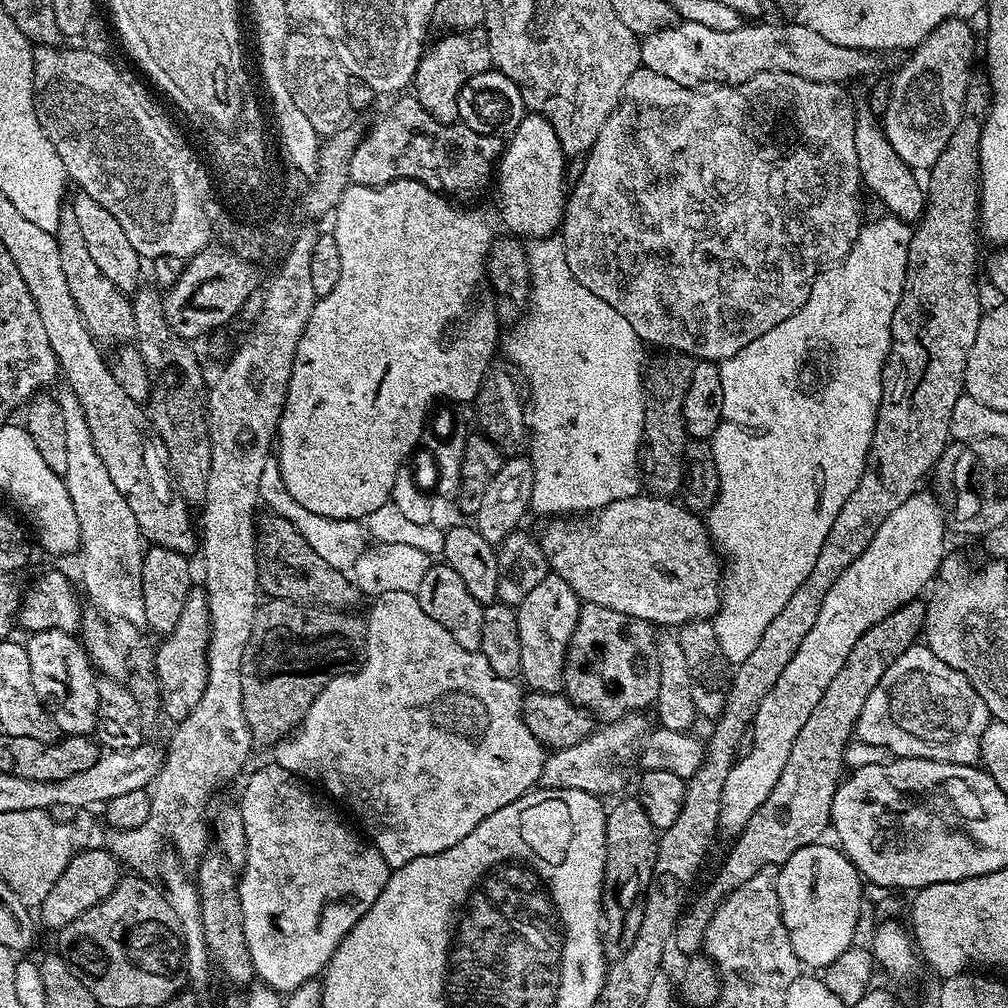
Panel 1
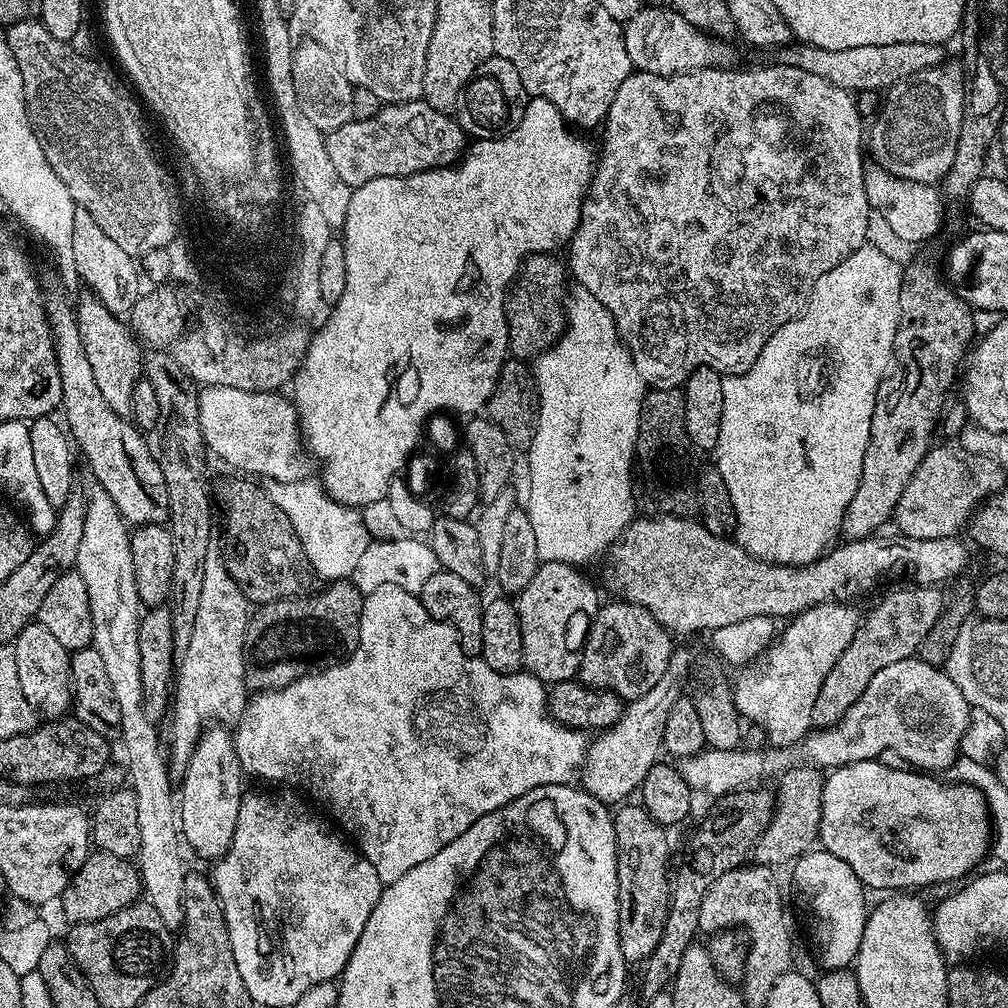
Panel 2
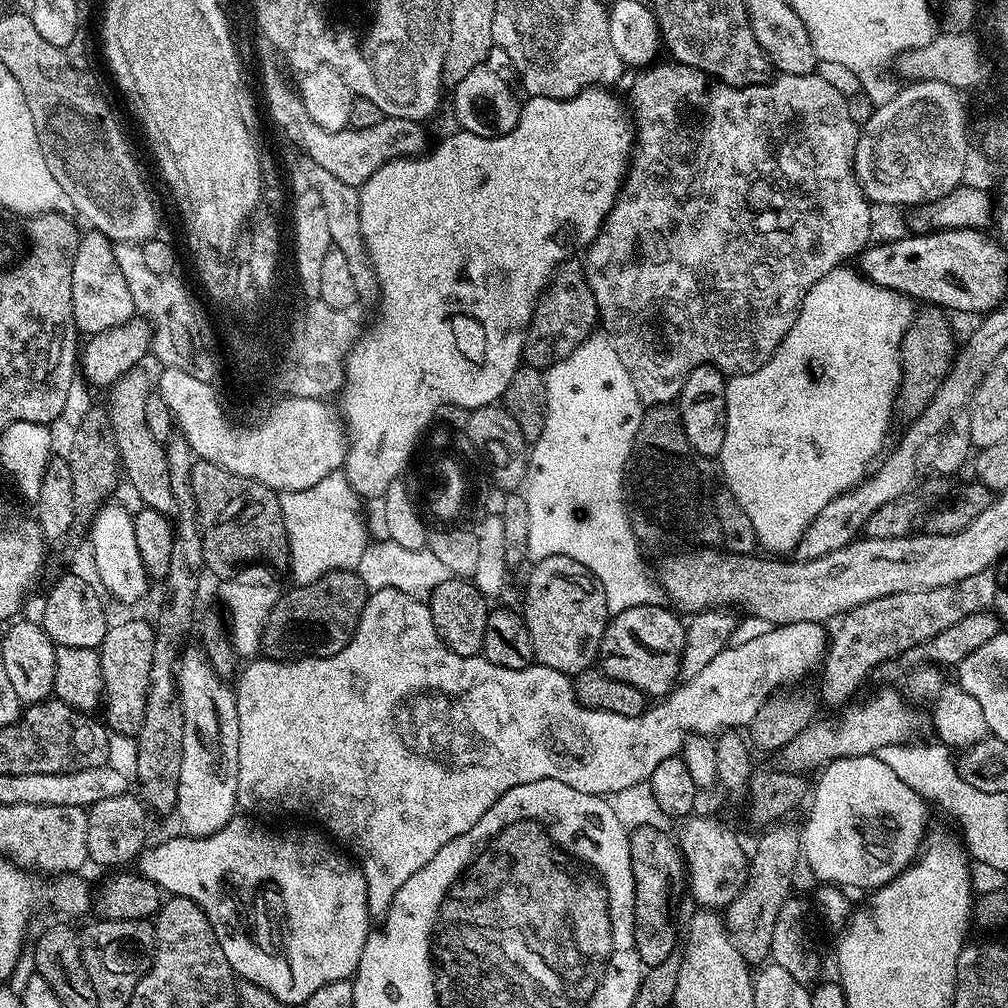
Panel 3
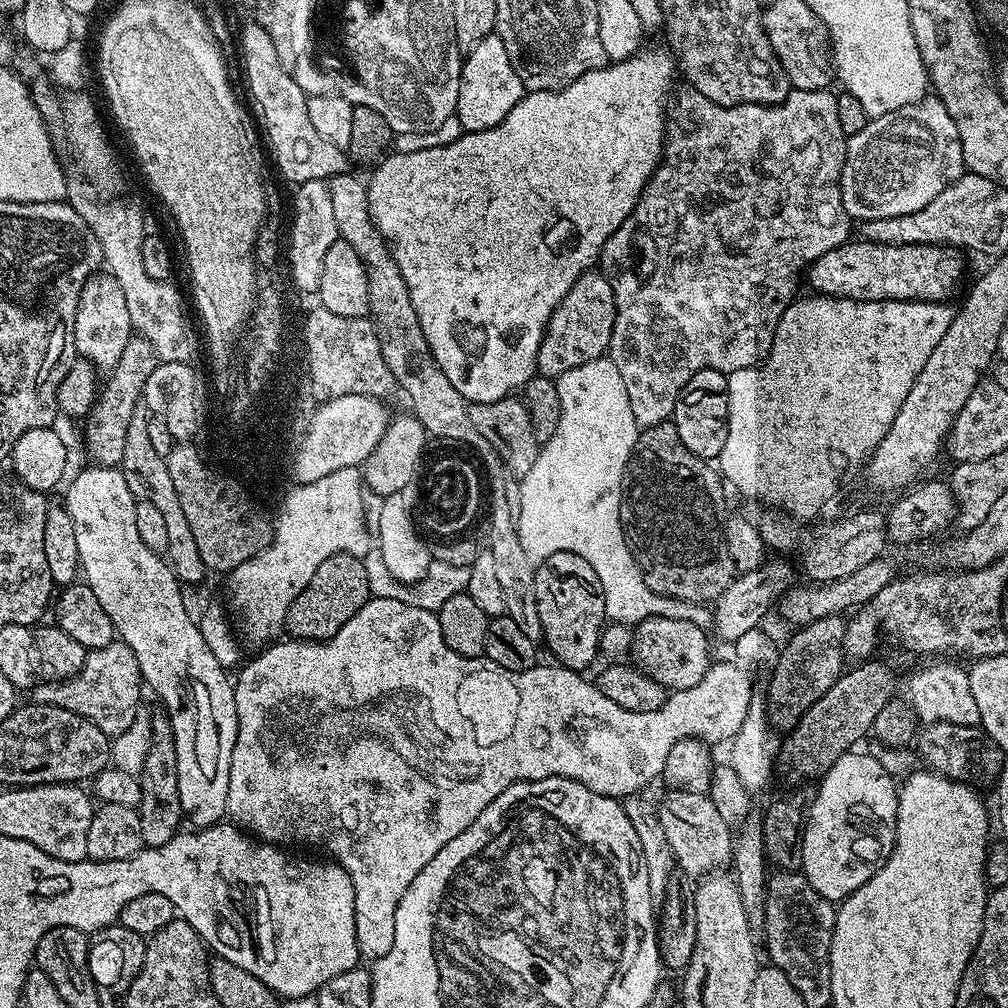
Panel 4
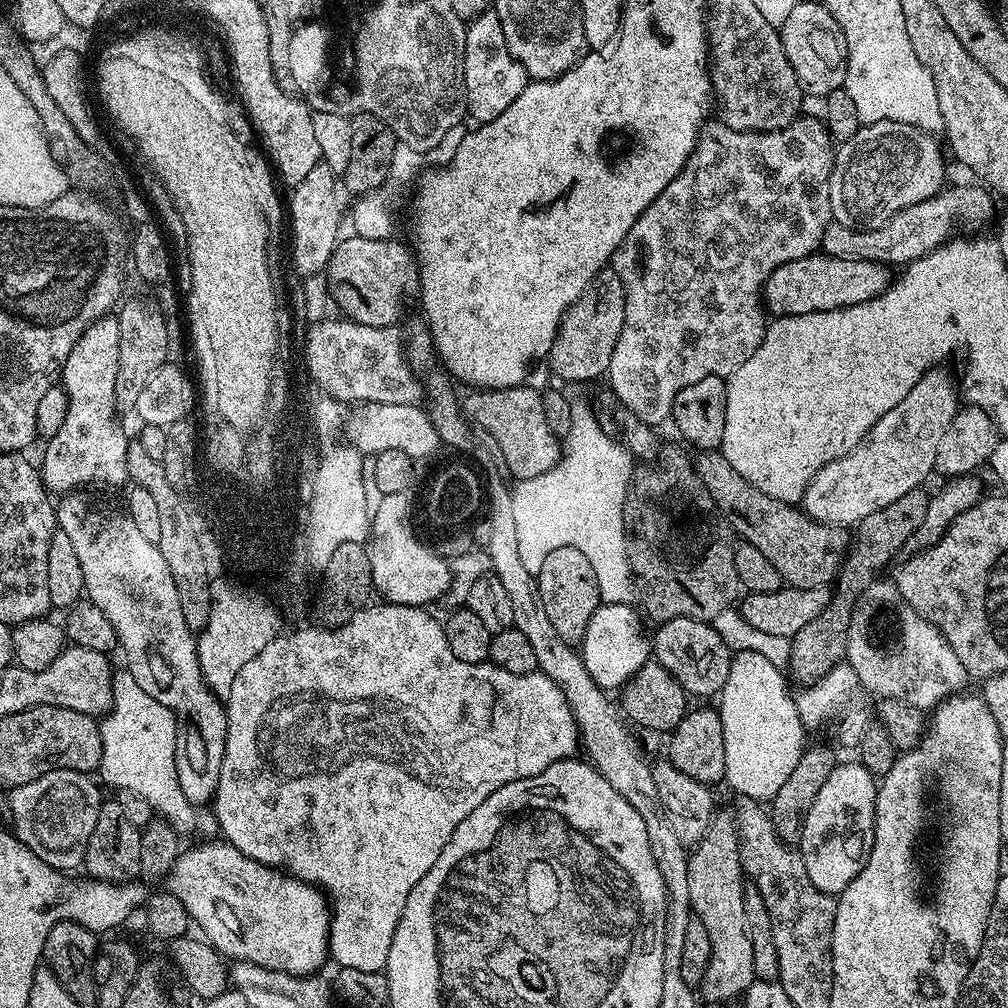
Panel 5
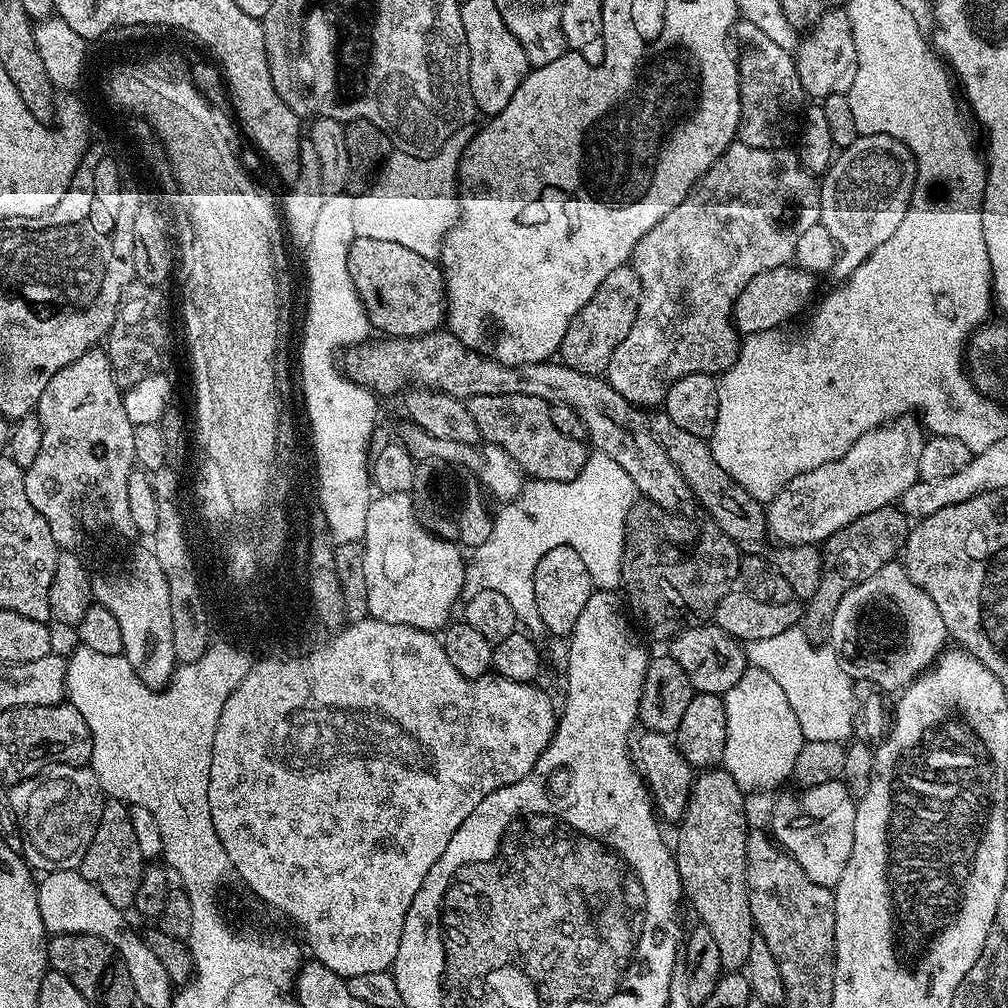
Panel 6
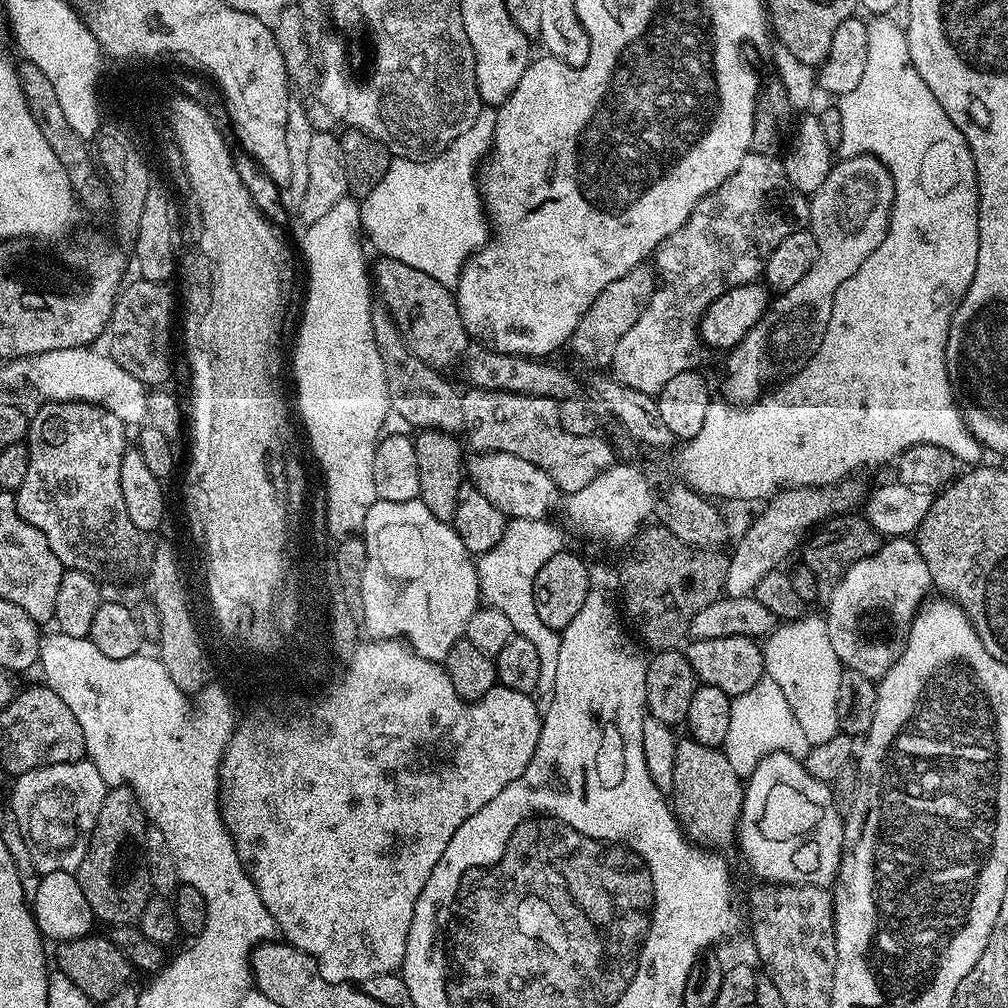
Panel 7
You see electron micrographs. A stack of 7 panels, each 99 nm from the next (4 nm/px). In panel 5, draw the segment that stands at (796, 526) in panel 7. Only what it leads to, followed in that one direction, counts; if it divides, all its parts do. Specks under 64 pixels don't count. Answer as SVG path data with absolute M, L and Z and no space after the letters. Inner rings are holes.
M937 366L918 378L910 394L906 394L894 410L886 410L854 450L822 466L822 470L814 474L804 491L802 511L805 515L848 530L870 518L874 510L898 502L902 494L910 494L910 490L925 483L923 480L928 475L933 475L938 441L946 434L946 426L950 426L962 404L957 381L955 384L951 374L944 370Z

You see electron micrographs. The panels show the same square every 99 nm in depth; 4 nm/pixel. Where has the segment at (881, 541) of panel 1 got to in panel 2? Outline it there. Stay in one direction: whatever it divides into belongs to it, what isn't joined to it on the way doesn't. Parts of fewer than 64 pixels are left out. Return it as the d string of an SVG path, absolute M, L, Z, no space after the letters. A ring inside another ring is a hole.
M829 602L819 604L800 615L791 617L780 637L769 643L766 651L759 657L756 672L752 666L745 667L740 677L735 677L734 693L736 708L745 721L753 720L762 731L768 735L767 743L773 748L791 749L813 731L812 711L814 701L818 699L818 690L822 690L822 682L826 682L826 674L834 670L834 662L842 658L842 650L850 646L856 629L862 619L861 613L856 613L848 602Z

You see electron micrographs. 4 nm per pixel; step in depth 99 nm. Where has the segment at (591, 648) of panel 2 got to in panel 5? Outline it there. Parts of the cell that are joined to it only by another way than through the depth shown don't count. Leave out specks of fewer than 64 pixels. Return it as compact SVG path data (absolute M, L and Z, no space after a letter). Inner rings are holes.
M674 618L663 621L650 640L650 652L660 664L683 686L689 697L712 696L723 693L724 683L730 674L733 653L712 628L711 623L694 618Z

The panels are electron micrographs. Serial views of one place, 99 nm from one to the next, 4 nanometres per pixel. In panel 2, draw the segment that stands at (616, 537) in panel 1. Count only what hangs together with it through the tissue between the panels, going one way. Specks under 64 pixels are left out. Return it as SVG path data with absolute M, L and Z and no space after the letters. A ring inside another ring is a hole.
M661 515L636 518L624 529L607 557L608 564L612 567L612 584L624 595L621 597L627 603L637 604L651 612L657 622L673 634L711 634L722 626L734 626L734 622L742 622L755 616L798 616L819 604L842 602L852 598L848 596L870 589L883 575L890 575L895 568L900 568L903 564L908 564L913 578L916 579L913 581L920 586L940 586L943 585L943 580L955 581L955 576L968 564L968 552L959 544L959 539L883 540L883 535L880 534L870 536L867 540L842 542L838 548L833 547L825 551L823 556L813 560L811 564L772 564L769 560L759 560L750 555L735 539L715 536L699 519L692 519L688 516Z

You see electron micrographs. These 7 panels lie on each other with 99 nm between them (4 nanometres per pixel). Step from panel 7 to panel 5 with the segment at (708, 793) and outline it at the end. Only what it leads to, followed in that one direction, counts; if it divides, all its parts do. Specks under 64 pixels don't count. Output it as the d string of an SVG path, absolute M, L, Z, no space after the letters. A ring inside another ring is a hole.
M717 811L712 820L703 829L700 841L691 849L688 857L688 893L695 919L710 934L710 962L706 966L706 974L702 974L702 982L698 989L701 1001L709 1000L712 1004L720 1004L723 1000L743 997L744 991L756 979L754 974L754 953L750 947L750 938L746 934L744 907L742 898L746 887L744 867L740 861L740 843L736 837L736 821L733 813Z

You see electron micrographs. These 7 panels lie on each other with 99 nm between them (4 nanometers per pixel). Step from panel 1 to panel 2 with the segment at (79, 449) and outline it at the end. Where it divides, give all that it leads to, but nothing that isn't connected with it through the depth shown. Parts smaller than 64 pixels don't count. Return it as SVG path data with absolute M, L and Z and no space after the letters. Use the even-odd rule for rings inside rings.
M92 486L86 492L86 526L82 526L82 543L78 546L78 558L75 571L82 574L82 582L86 582L86 592L90 594L90 616L94 622L94 634L91 647L98 650L102 663L106 666L106 678L110 678L110 687L114 690L114 698L118 698L120 711L119 739L124 739L124 756L128 759L126 780L133 794L138 798L138 871L145 895L152 893L156 884L183 885L186 865L184 865L185 845L182 843L180 821L178 819L178 800L174 795L173 777L170 775L170 764L160 753L160 732L155 723L149 720L144 709L144 687L142 686L142 670L138 654L138 630L142 605L138 598L138 586L134 586L134 558L132 557L132 538L130 525L124 515L114 506L114 498L106 494L99 486Z

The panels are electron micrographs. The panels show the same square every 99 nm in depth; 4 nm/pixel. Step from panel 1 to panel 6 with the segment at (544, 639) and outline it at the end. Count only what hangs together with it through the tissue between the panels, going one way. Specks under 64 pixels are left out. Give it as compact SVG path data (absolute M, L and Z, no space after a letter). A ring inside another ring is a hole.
M551 548L538 562L534 570L534 612L544 623L548 632L556 636L571 637L574 626L582 614L586 602L590 602L594 591L594 577L588 569L588 561L583 560L578 550L573 548Z

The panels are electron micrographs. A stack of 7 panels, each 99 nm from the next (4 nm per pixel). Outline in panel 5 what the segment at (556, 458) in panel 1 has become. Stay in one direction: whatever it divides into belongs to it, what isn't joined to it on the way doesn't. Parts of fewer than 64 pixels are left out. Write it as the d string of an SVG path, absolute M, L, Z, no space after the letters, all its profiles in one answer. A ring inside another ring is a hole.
M576 406L570 430L562 438L562 452L558 463L546 474L521 480L511 489L522 566L539 569L550 550L582 550L596 575L601 601L627 604L634 596L624 534L624 499L630 483L628 449L618 447L617 441L599 428L595 415L588 416L586 409Z

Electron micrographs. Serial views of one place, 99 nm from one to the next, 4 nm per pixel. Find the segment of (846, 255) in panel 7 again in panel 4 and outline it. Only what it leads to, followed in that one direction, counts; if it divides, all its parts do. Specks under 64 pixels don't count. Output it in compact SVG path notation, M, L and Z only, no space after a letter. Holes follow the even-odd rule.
M925 98L890 114L871 117L864 129L847 137L847 142L848 149L840 175L840 193L844 209L856 222L914 214L914 210L922 210L926 202L934 202L946 186L953 184L966 171L958 126L954 126L954 118L950 118L939 98Z

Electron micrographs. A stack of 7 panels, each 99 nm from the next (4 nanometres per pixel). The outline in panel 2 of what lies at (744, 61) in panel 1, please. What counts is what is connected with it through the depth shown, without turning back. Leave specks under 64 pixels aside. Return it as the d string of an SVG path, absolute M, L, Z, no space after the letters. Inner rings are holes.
M641 7L634 18L623 25L626 54L637 72L649 72L659 76L676 76L680 72L693 72L699 68L723 68L729 63L728 48L721 39L695 28L686 22L680 12L671 7ZM789 42L779 49L778 60L786 66L806 70L806 74L818 74L818 78L826 78L826 82L834 82L834 86L857 94L864 90L880 92L893 88L898 82L918 74L922 69L941 63L945 59L944 50L941 45L926 42L894 42L854 46L846 50L822 50L822 46Z

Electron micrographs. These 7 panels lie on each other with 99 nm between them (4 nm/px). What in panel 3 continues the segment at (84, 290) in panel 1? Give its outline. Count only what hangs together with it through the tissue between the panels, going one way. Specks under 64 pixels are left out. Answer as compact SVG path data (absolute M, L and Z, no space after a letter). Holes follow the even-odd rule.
M137 366L122 374L108 393L106 407L112 433L116 439L116 449L120 452L120 462L123 475L128 476L134 491L140 495L140 504L145 508L153 508L171 517L176 512L172 502L170 489L170 470L166 462L166 448L150 434L146 423L146 398L154 394L154 380L143 372L143 367Z

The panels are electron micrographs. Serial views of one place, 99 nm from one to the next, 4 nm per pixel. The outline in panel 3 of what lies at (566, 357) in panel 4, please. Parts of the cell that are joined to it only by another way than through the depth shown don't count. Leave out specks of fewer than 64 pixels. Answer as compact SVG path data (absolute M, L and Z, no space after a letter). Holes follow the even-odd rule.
M569 258L556 269L548 287L540 293L540 300L528 327L528 339L524 341L523 363L530 368L547 370L562 358L566 358L588 336L597 331L600 311L590 290L590 282L579 259Z

